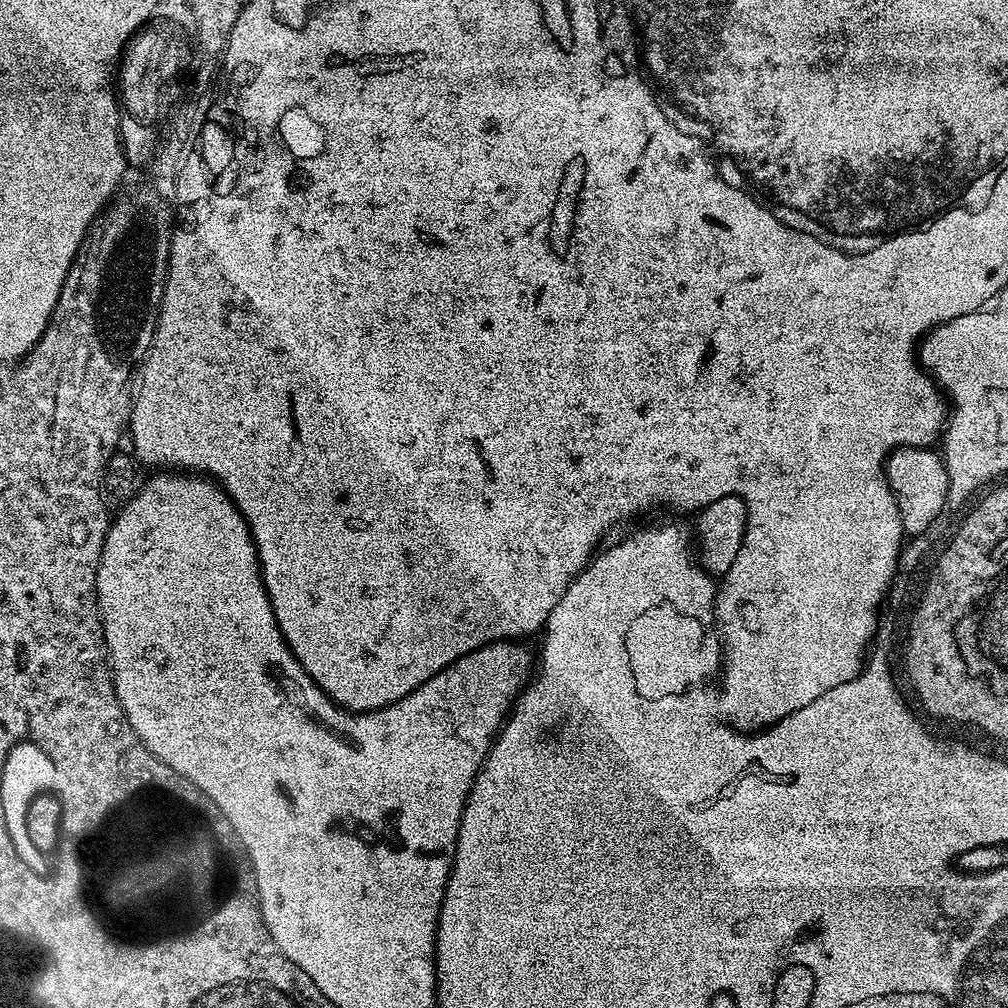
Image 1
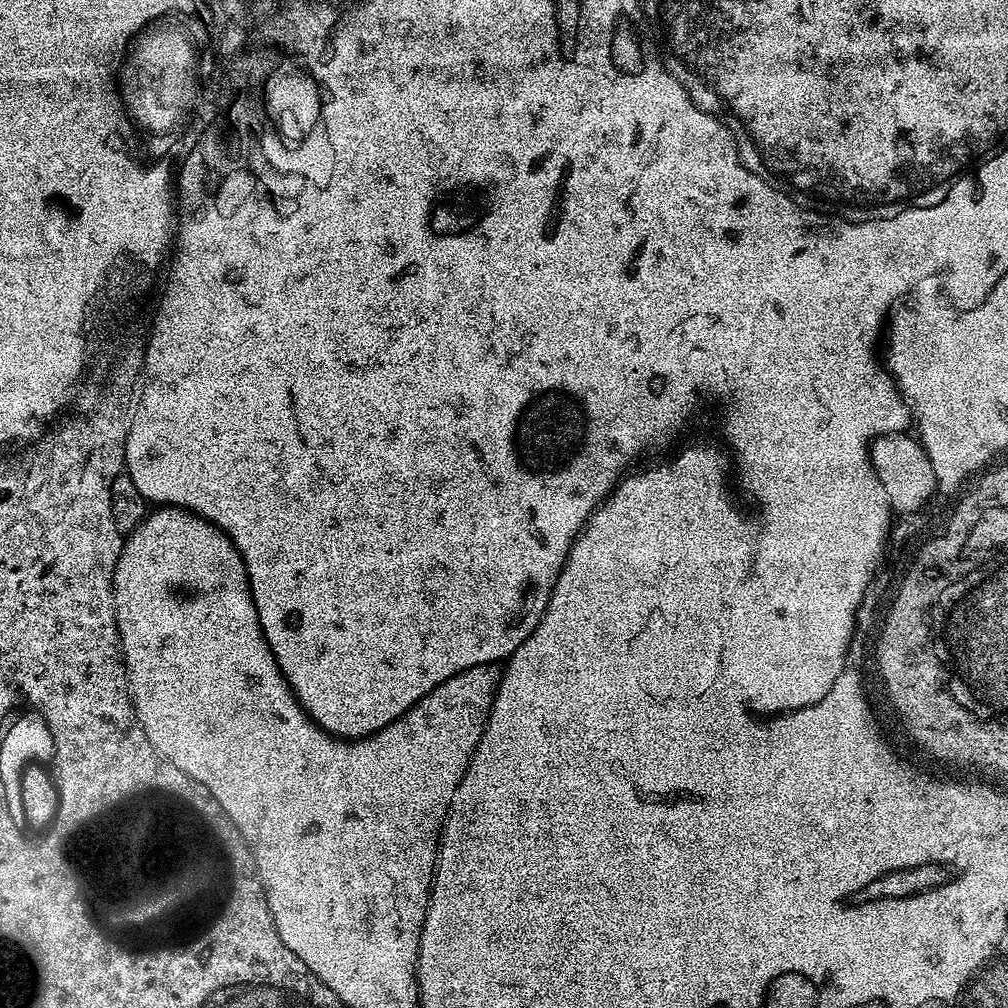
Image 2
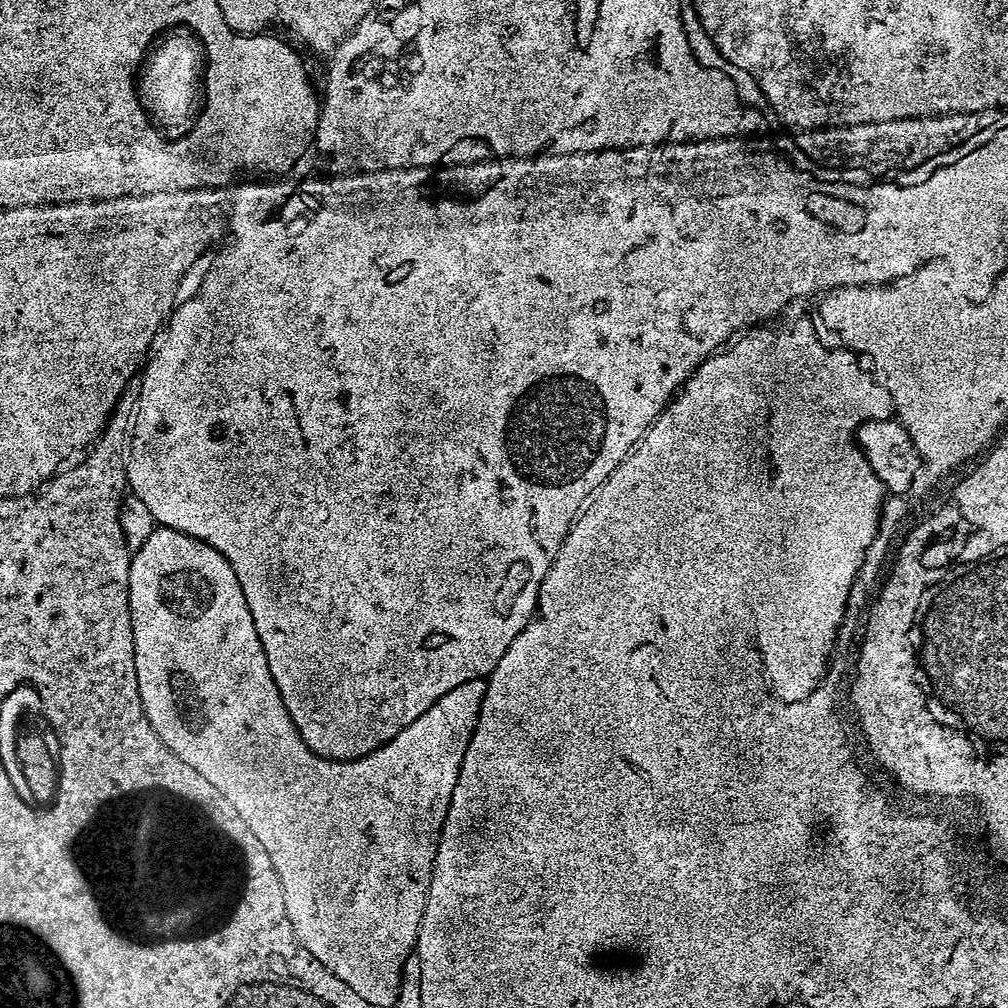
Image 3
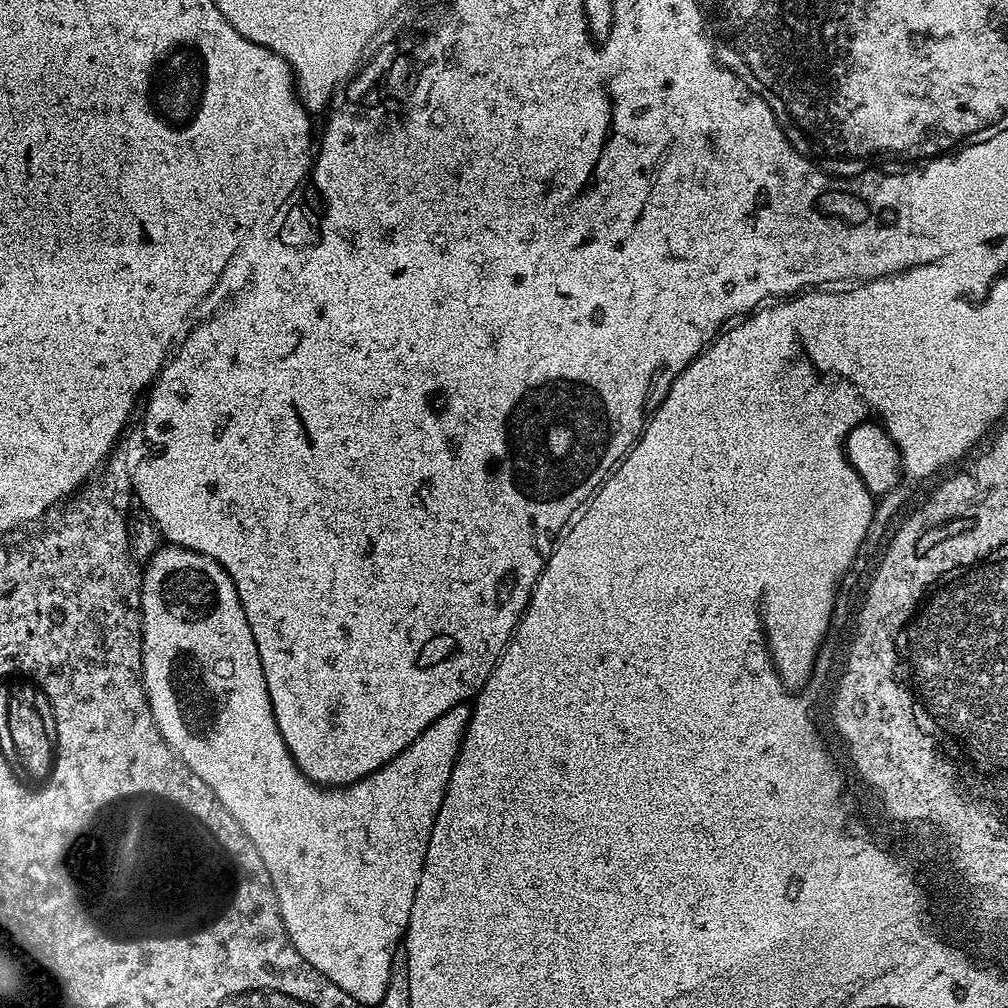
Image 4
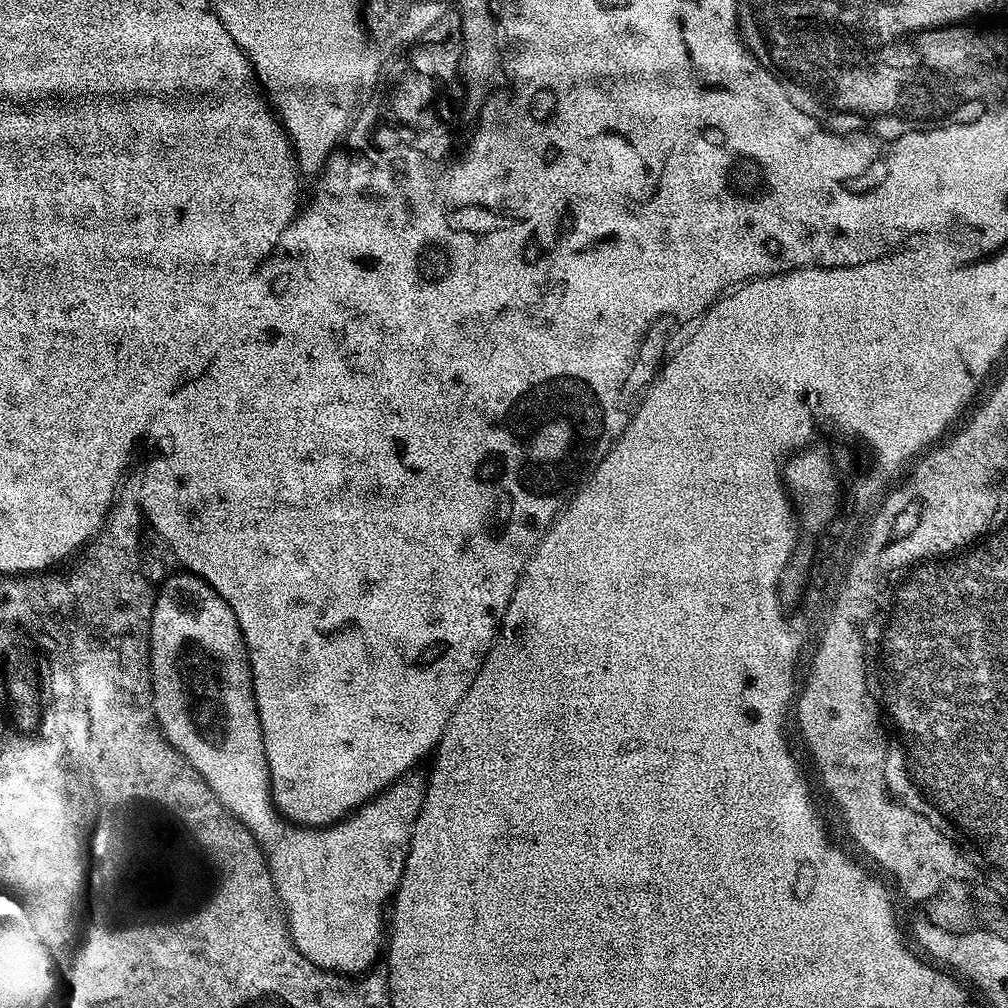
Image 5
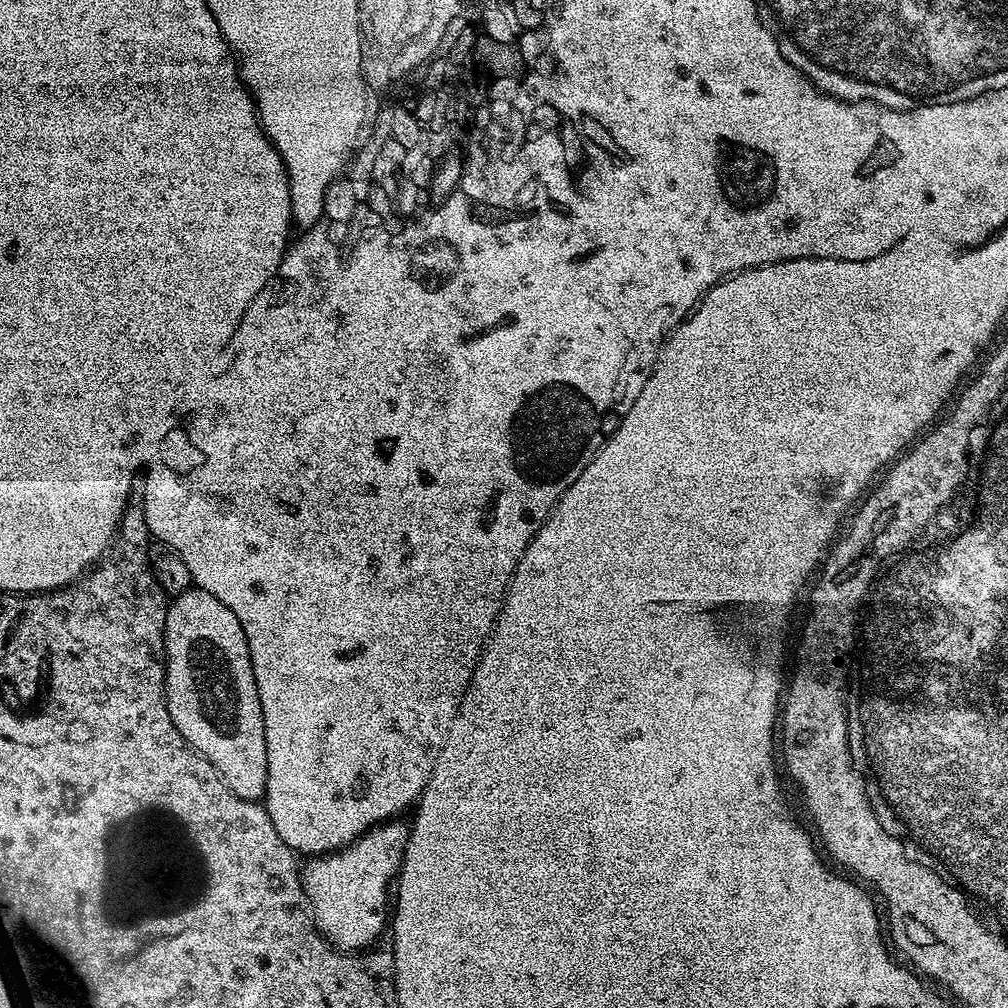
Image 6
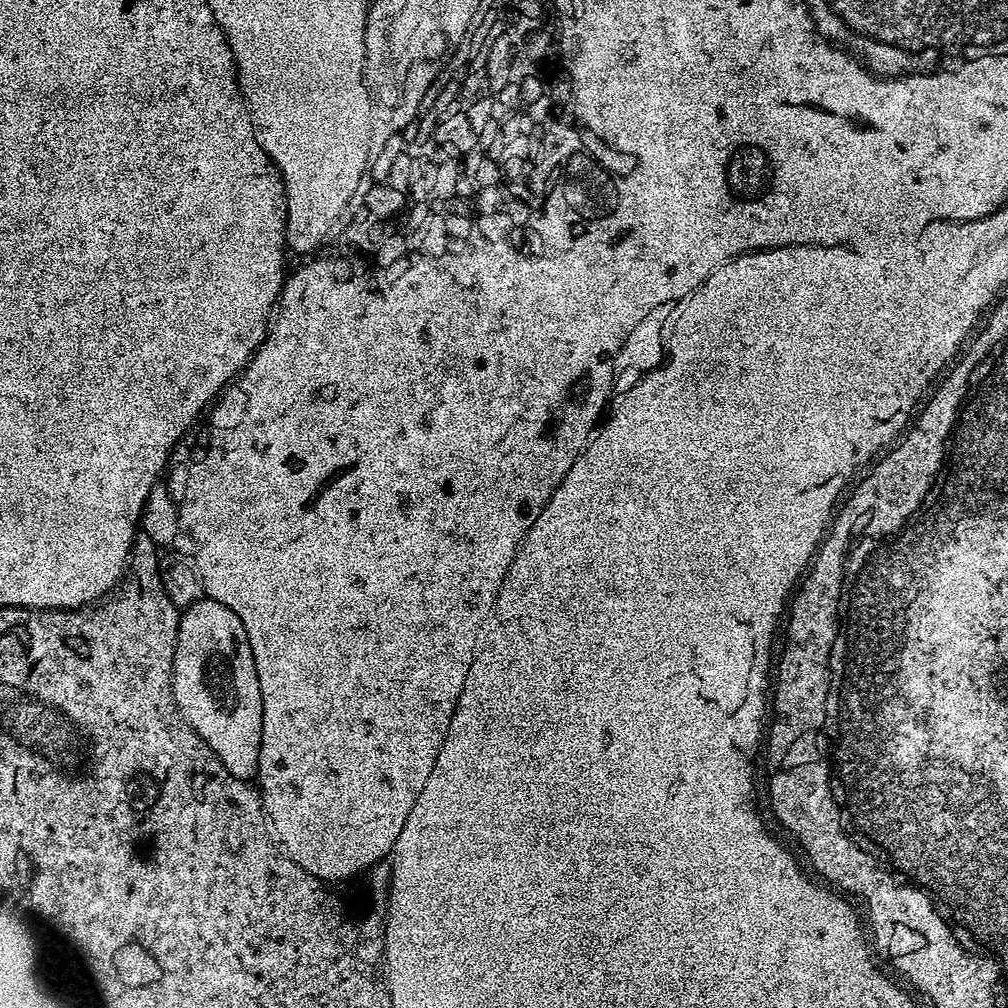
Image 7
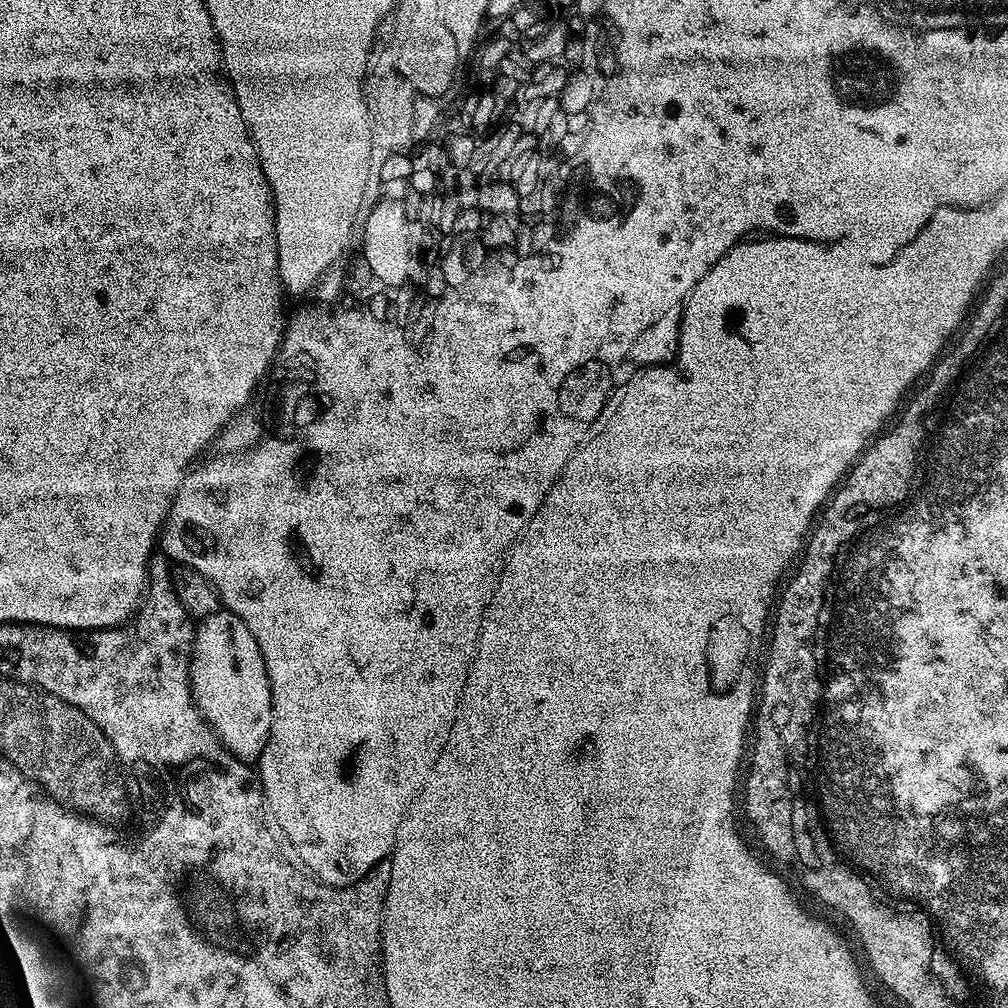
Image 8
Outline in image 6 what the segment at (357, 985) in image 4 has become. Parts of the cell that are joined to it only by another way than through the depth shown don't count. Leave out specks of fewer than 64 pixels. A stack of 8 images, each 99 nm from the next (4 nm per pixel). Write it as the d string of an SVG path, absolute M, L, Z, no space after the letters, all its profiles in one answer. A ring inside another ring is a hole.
M188 587L171 597L164 623L164 701L170 722L199 756L220 773L228 789L243 800L259 801L264 795L266 766L266 730L262 718L262 702L254 682L254 666L250 662L250 646L242 630L242 622L234 613L206 590ZM396 818L381 822L340 851L313 856L303 861L304 869L302 866L298 875L300 886L304 890L304 899L310 909L310 919L315 931L319 932L333 948L364 950L367 944L372 944L379 938L383 928L385 931L390 920L390 889L397 879L408 841L409 825L399 824L400 822Z

